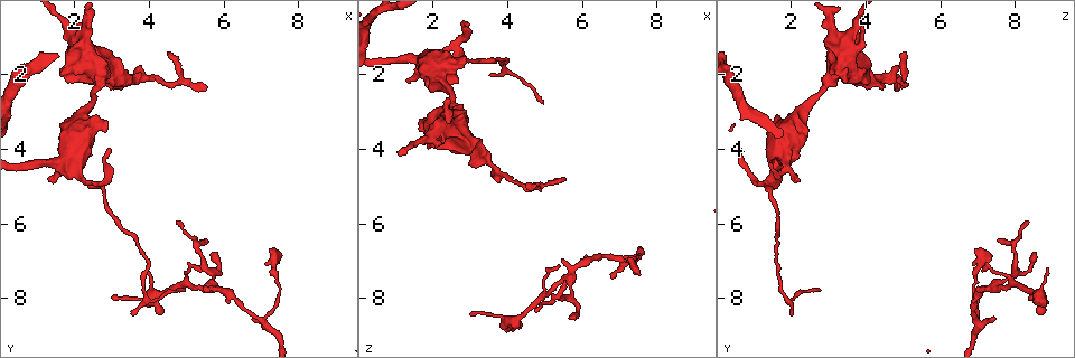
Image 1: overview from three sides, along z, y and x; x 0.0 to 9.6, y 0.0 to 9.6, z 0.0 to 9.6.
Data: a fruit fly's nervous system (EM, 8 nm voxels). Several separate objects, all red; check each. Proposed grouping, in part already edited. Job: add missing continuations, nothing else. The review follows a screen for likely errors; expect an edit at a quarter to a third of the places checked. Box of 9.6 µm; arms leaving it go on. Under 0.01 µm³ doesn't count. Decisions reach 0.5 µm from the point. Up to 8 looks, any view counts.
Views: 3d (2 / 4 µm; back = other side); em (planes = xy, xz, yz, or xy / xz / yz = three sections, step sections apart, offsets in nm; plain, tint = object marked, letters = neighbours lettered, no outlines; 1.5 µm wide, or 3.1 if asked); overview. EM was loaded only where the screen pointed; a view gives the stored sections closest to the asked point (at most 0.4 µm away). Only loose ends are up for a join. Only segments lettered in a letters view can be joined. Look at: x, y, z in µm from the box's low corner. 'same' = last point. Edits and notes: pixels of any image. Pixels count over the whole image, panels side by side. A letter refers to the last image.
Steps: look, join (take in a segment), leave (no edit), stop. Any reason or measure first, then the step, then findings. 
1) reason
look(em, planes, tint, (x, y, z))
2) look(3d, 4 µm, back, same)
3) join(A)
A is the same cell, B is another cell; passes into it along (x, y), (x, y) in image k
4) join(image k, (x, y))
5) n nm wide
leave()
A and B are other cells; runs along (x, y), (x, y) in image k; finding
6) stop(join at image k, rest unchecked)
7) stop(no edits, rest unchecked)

tapers out
look(3d, 2 µm, back, (5.45, 7.30, 7.15))

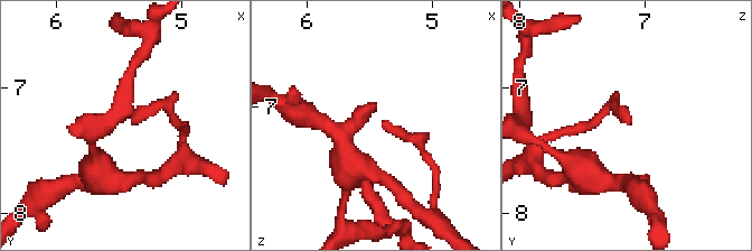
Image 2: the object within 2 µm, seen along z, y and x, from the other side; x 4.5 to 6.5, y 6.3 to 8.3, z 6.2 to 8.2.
need the tissue
look(em, planes, letters, (5.40, 7.28, 7.12))

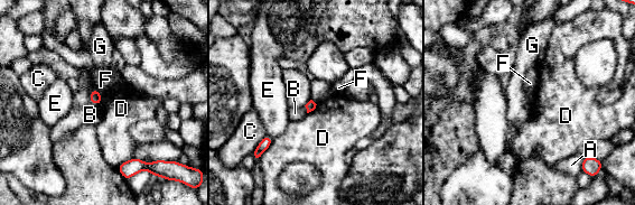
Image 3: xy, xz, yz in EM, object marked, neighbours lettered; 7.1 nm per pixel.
70 nm wide
leave()
A, B, C, D, E, F and G are other cells; border along (311, 99), (316, 104) in image 3; no lettered segment goes on from it

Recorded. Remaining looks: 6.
an open end
look(em, planes, letters, (4.85, 5.95, 8.35))

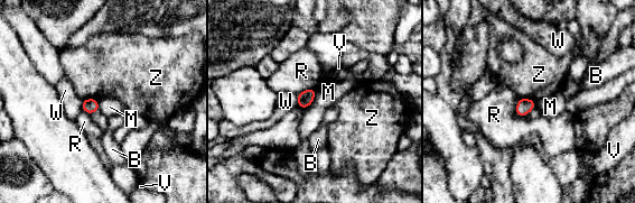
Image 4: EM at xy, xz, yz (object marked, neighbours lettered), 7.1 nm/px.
leave()
B, M, R, V, W and Z are other cells; border along (317, 89), (314, 100), (304, 109) in image 4; no lettered segment goes on from it

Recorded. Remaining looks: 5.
tapers out
look(em, planes, plain, (6.85, 8.55, 7.50))

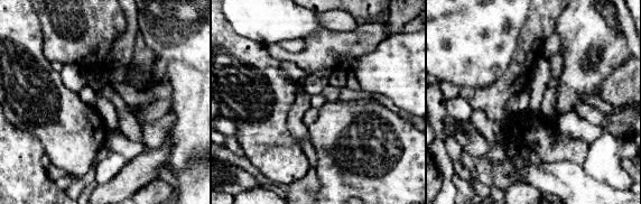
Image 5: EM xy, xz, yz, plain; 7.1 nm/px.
look(em, planes, letters, same)

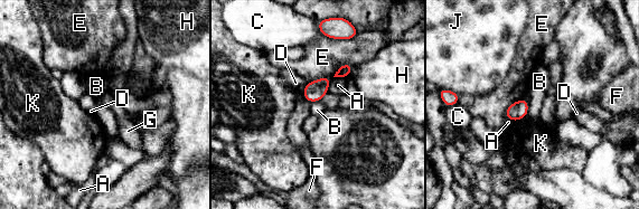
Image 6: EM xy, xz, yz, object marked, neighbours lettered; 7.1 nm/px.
E touches over 380 nm
leave()
A, B, C, D, E, F, G, H, J and K are other cells; border along (528, 102), (528, 108), (524, 117) in image 6; no lettered segment goes on from it

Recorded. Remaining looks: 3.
stop(no edits, rest unchecked)

